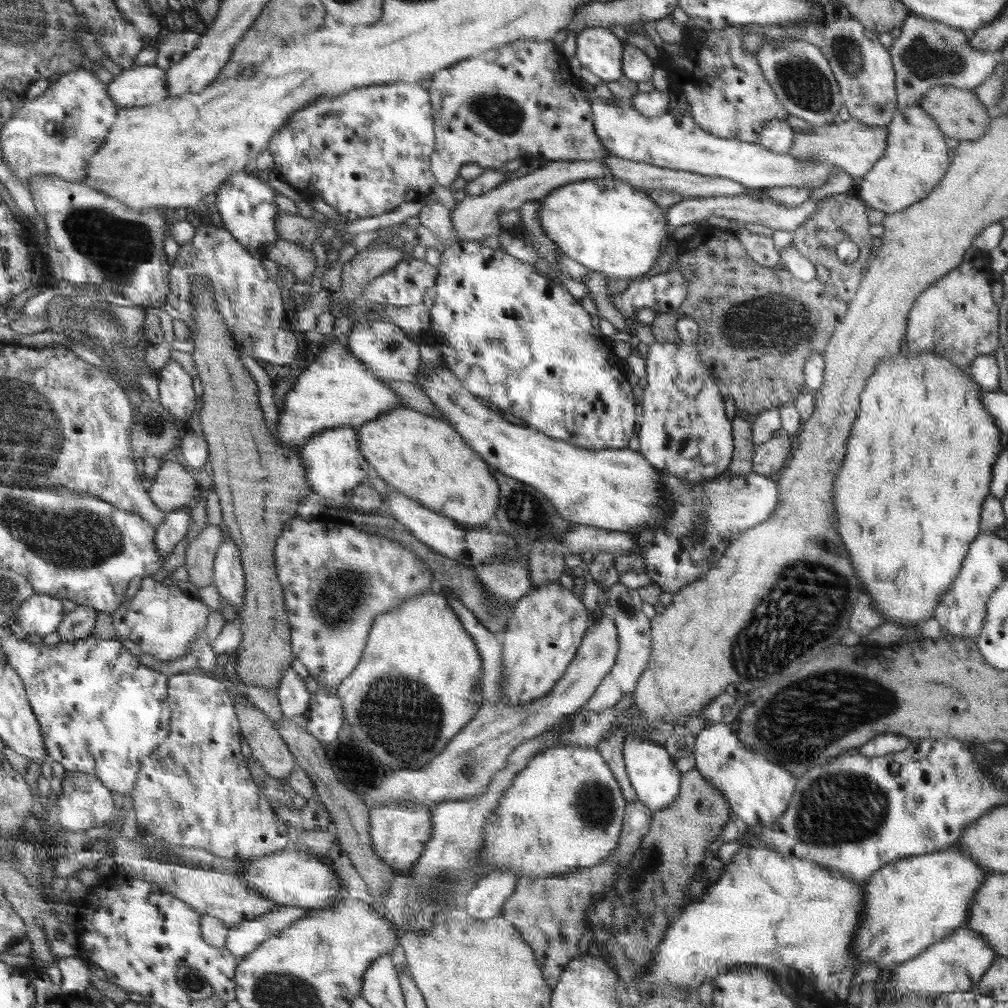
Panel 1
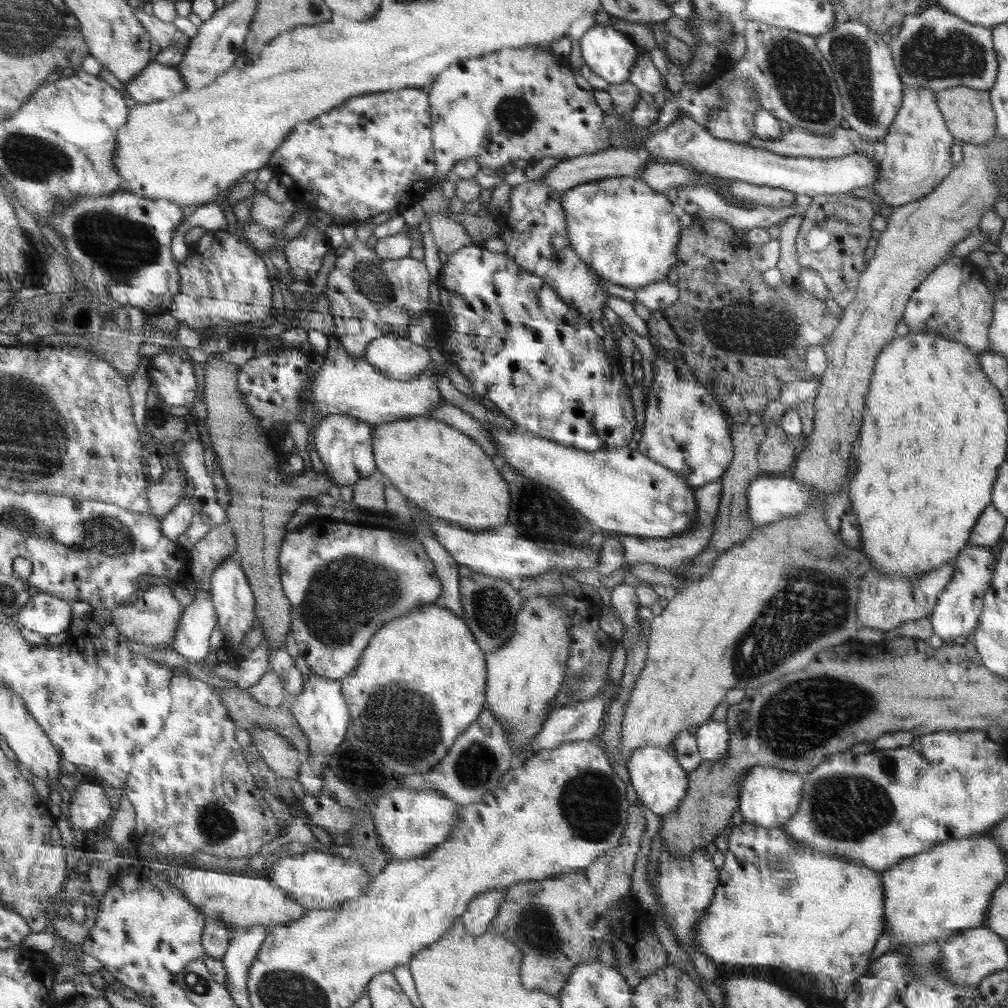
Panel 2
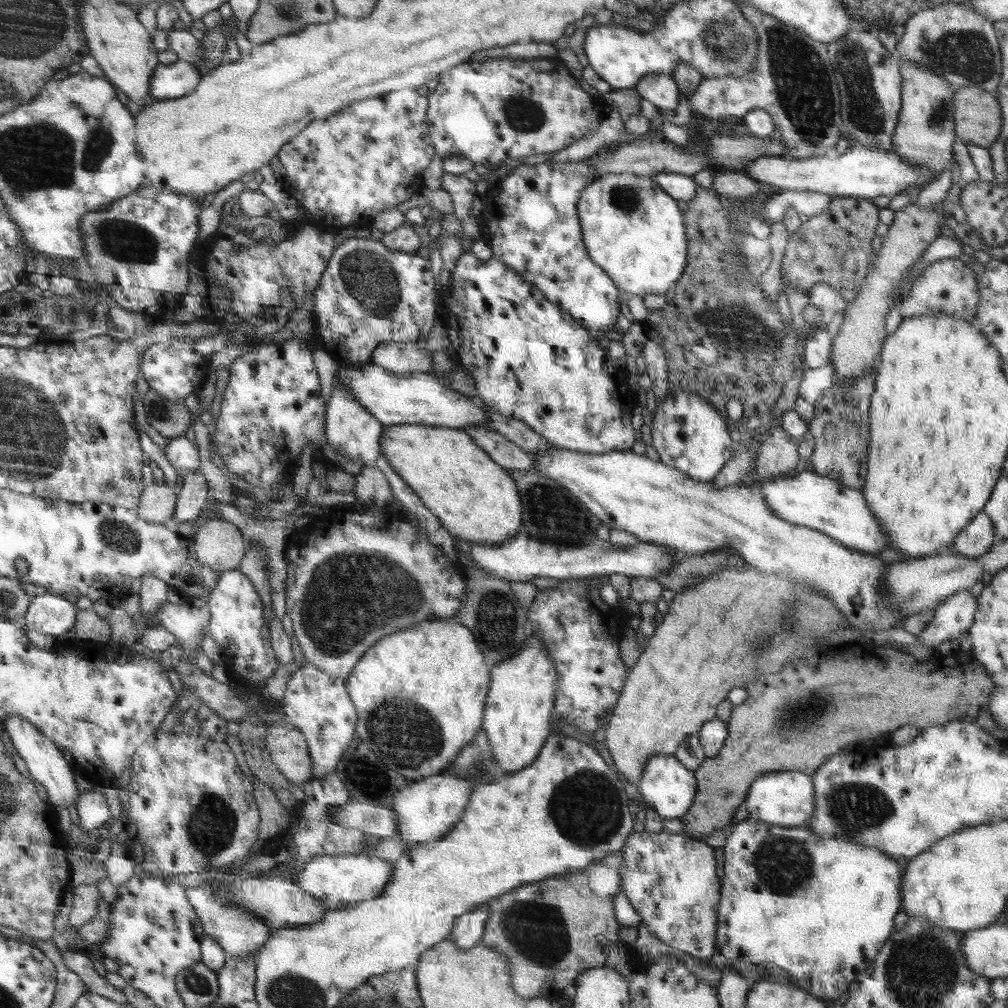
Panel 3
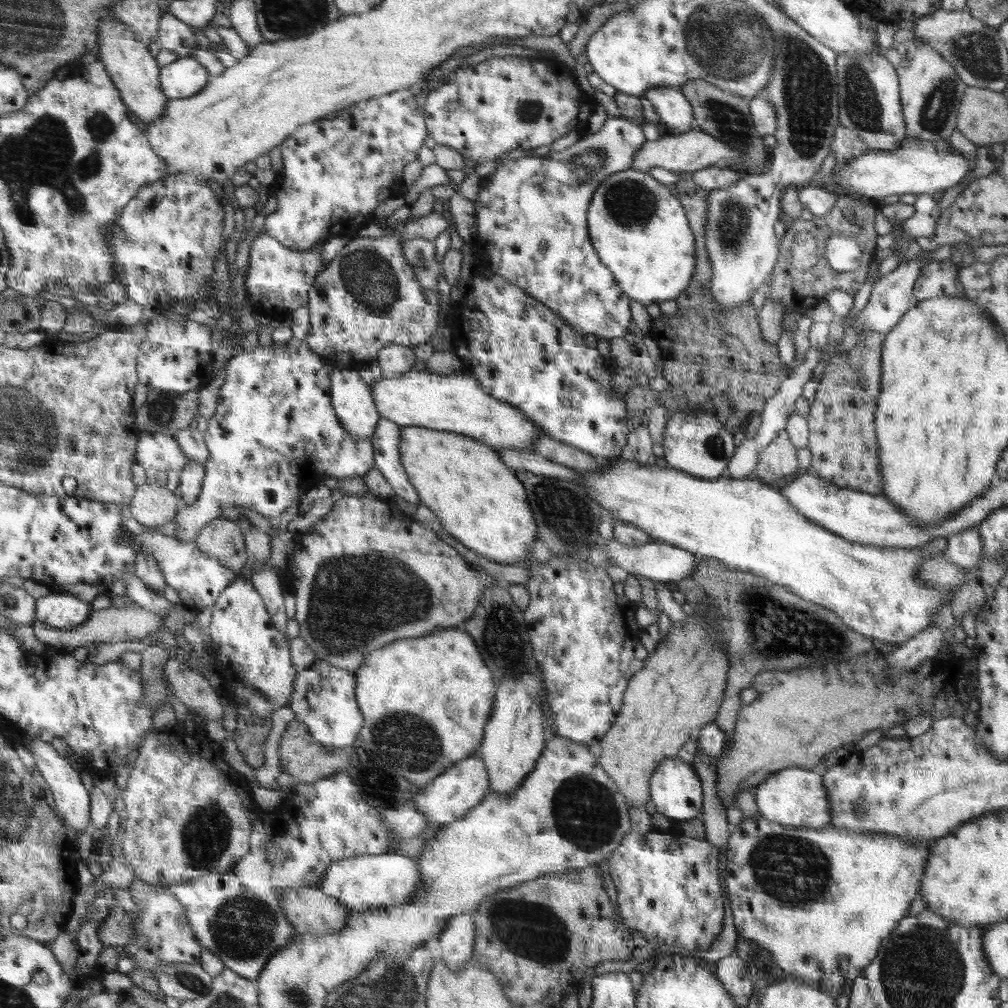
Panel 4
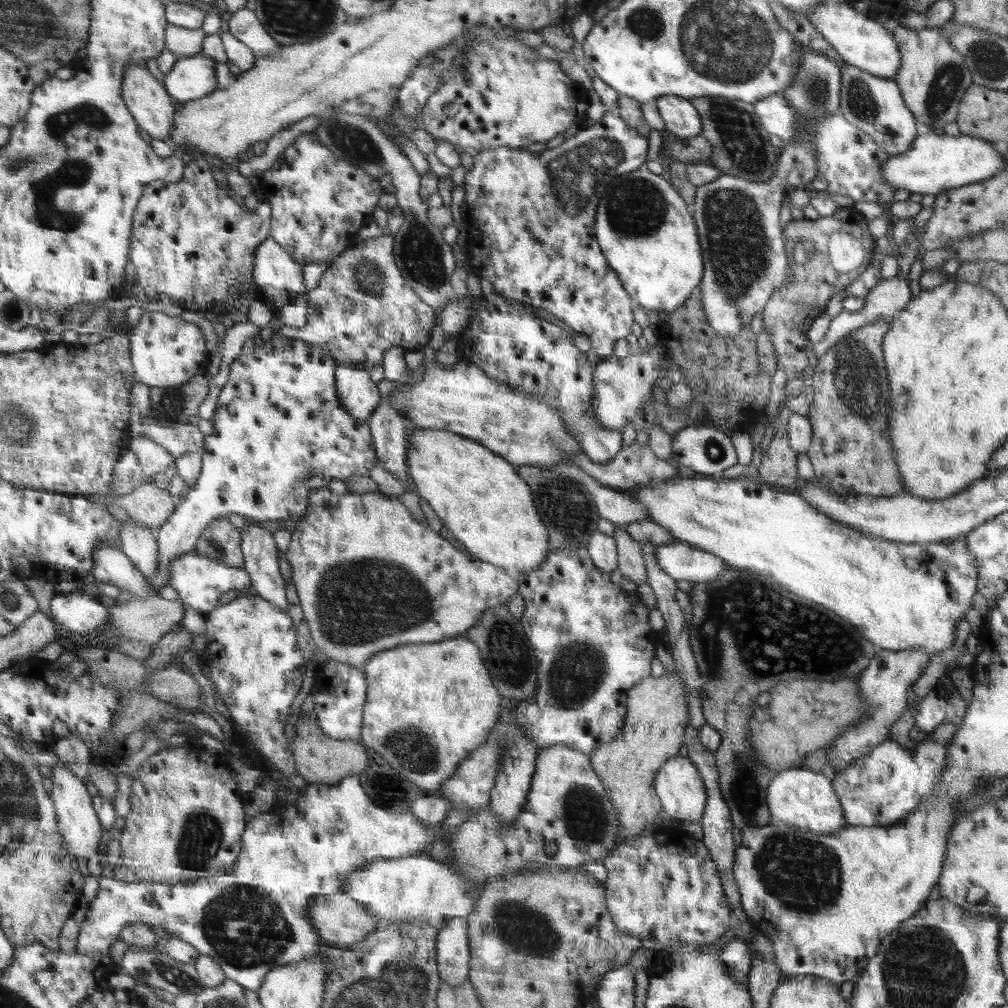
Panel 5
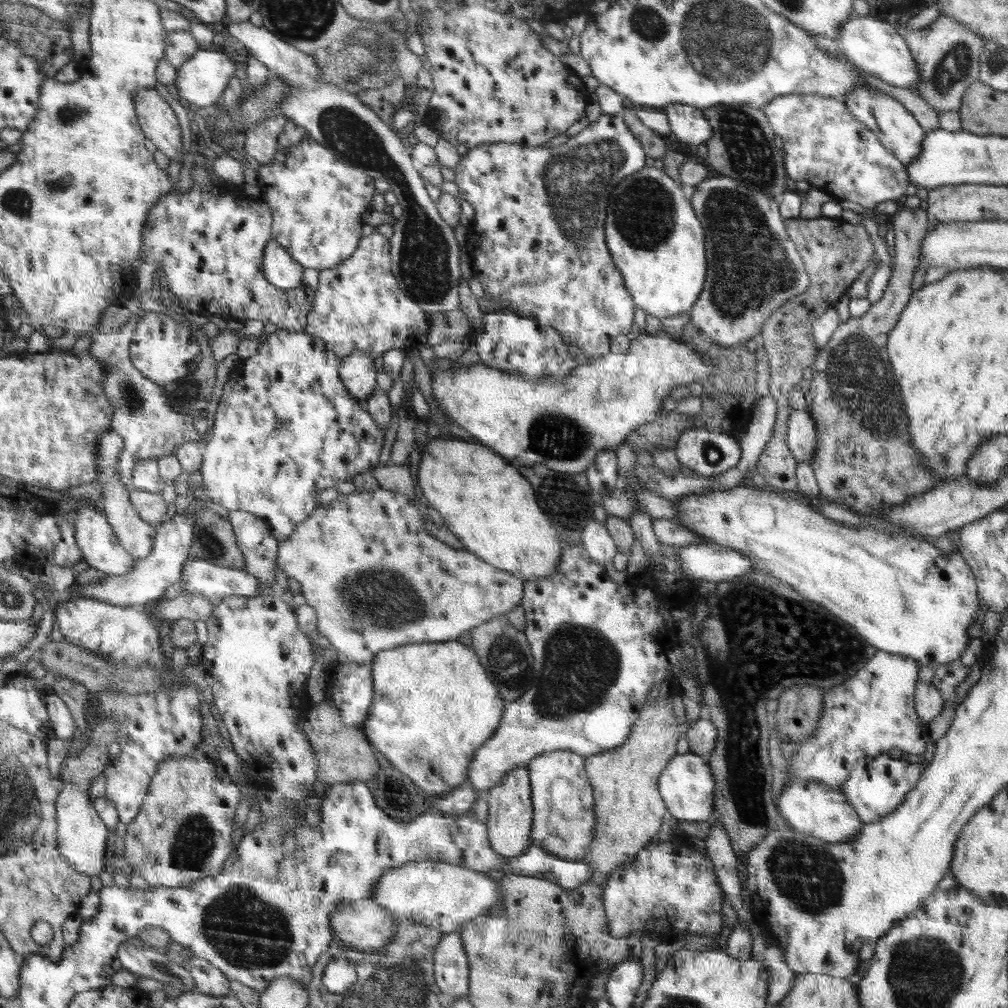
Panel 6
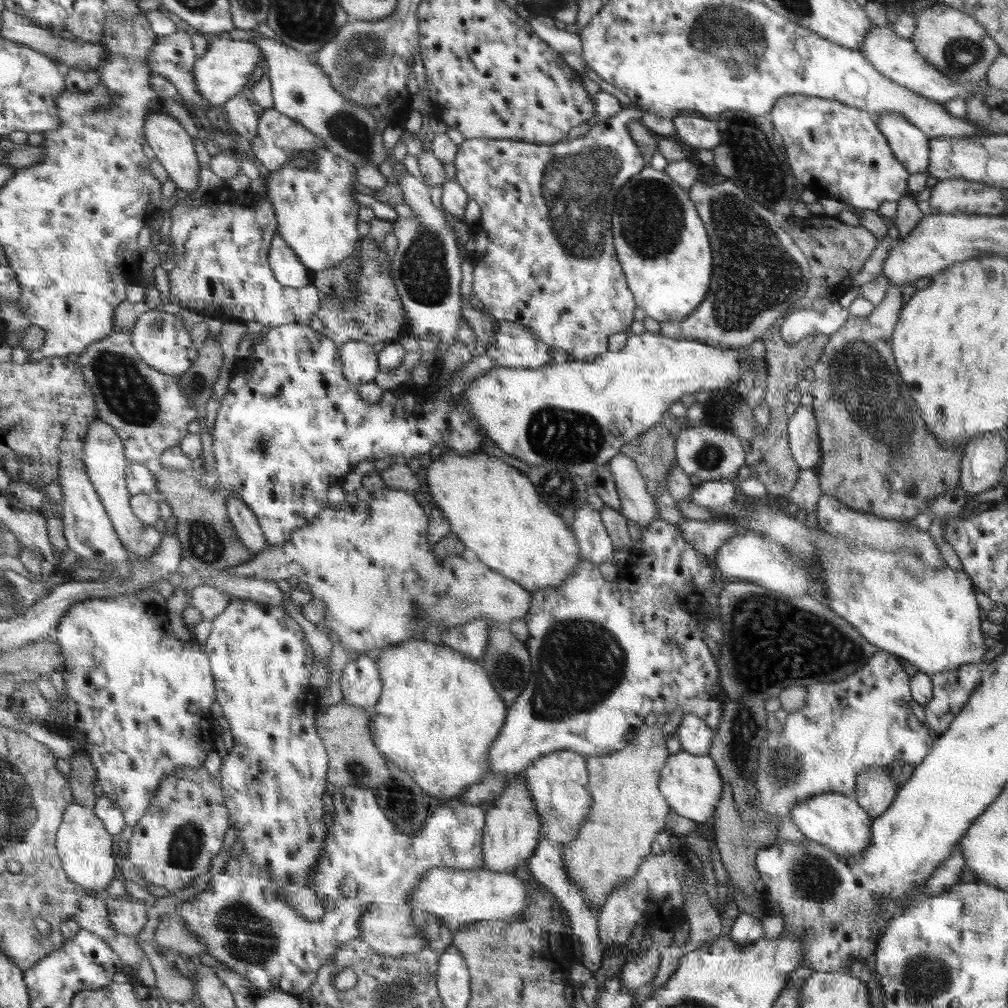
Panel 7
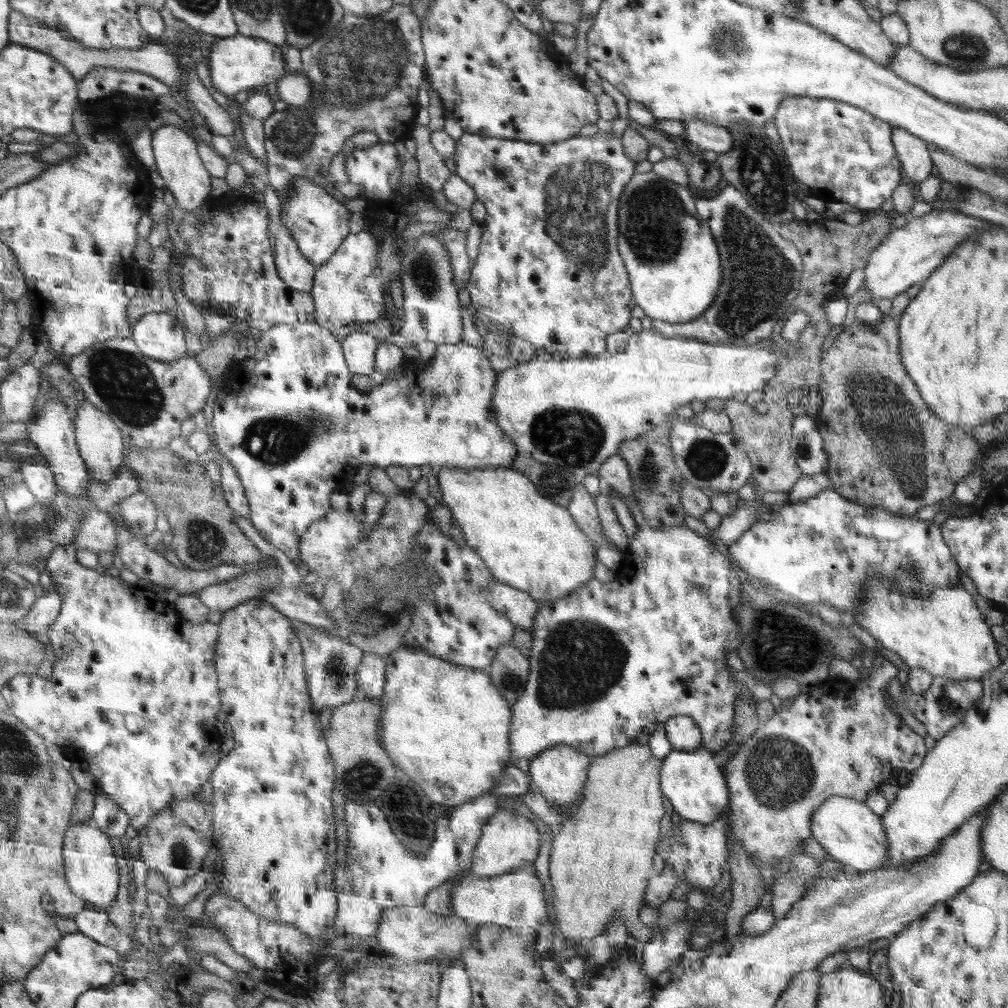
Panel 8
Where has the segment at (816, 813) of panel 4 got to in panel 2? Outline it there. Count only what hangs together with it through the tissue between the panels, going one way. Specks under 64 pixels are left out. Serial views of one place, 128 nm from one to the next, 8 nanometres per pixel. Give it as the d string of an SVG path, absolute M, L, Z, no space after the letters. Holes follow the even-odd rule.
M756 766L748 776L743 793L740 794L740 814L744 817L744 822L768 828L787 824L800 810L805 786L802 776L798 773L775 766Z

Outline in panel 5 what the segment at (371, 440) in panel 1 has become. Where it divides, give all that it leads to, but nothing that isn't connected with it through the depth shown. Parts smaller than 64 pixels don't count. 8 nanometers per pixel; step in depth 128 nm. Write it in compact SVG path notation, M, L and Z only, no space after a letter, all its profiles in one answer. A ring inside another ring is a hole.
M416 430L408 440L407 469L417 494L434 509L443 525L478 559L514 572L539 568L550 554L548 531L538 516L530 487L517 473L516 465L497 455L482 443L451 431Z

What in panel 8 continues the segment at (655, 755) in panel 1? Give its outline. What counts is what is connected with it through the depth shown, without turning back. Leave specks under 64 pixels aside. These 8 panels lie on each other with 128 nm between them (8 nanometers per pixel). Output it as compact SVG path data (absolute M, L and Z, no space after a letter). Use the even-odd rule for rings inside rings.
M701 747L694 751L673 750L663 758L660 770L664 796L682 820L708 824L719 820L730 804L731 792L715 752Z

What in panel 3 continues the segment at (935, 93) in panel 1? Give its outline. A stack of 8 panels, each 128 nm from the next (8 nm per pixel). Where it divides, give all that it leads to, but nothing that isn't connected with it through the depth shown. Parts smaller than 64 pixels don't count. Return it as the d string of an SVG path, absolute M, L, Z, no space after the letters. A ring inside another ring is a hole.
M976 86L957 90L955 125L961 141L989 148L1003 128L1002 106L996 96Z

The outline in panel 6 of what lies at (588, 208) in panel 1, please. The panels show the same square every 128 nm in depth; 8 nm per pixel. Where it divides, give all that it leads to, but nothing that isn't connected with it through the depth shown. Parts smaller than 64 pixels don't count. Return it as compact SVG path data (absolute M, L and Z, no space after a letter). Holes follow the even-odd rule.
M648 166L647 169L640 169L638 173L623 178L609 194L604 232L612 262L622 273L625 287L635 299L636 307L660 319L687 312L696 304L706 278L704 229L680 181L656 166Z

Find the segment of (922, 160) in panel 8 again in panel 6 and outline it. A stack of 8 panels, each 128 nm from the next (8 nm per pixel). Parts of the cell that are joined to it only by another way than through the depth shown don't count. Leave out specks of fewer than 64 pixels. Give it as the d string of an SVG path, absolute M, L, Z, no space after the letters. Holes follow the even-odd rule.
M858 85L844 102L851 113L869 127L900 162L907 164L920 157L923 152L924 130L898 100L878 92L875 88Z

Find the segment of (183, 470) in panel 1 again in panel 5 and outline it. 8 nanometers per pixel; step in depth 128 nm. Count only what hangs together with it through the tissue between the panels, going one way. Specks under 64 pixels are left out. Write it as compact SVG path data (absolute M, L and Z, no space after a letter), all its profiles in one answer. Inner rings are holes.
M146 482L132 494L116 495L114 500L106 502L116 502L115 505L126 509L131 518L157 530L171 519L179 507L168 490L152 482Z

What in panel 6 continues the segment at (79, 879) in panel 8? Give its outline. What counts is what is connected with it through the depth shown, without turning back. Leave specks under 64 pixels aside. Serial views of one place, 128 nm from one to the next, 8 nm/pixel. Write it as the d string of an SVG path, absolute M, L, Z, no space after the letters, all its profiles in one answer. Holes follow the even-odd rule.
M66 783L58 798L59 846L60 852L76 870L88 876L98 876L104 872L110 829L95 808L95 802L83 787Z

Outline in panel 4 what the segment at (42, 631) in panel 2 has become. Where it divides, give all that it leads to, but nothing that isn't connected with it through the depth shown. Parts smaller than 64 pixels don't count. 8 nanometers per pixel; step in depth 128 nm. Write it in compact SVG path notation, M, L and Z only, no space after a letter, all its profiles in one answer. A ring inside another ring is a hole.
M57 590L39 599L36 621L41 620L54 628L73 629L86 624L94 612L92 603Z

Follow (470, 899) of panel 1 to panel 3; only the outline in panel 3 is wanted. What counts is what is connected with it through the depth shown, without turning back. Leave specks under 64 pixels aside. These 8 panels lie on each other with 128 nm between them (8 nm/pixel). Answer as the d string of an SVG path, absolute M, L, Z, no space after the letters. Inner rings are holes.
M488 902L479 905L472 913L460 917L455 922L450 939L461 949L469 949L481 941L486 921L488 921Z

